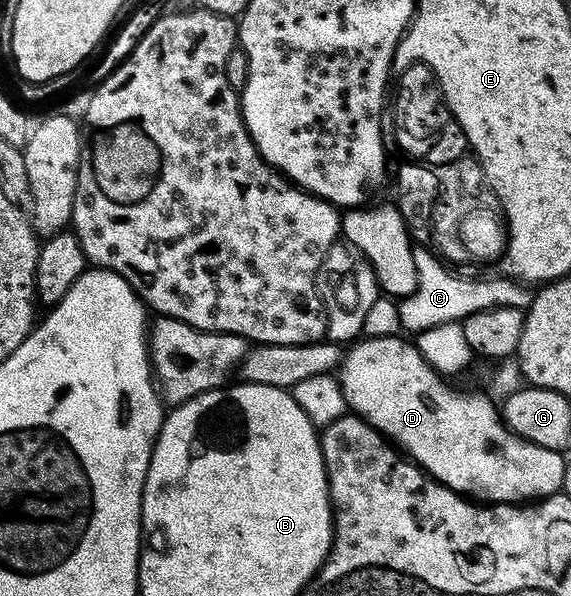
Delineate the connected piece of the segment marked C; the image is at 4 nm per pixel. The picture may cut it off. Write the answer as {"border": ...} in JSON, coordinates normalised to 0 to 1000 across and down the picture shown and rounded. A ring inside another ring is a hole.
{"border":[[[741,411],[727,414],[727,443],[730,445],[727,490],[697,503],[695,508],[701,545],[708,557],[736,559],[776,542],[802,542],[828,525],[842,525],[849,518],[865,515],[897,515],[907,522],[928,515],[933,488],[925,477],[912,475],[907,468],[849,468],[844,465],[818,468],[825,465],[799,458],[788,446],[771,440],[753,419],[748,423],[744,416],[748,414]]]}

